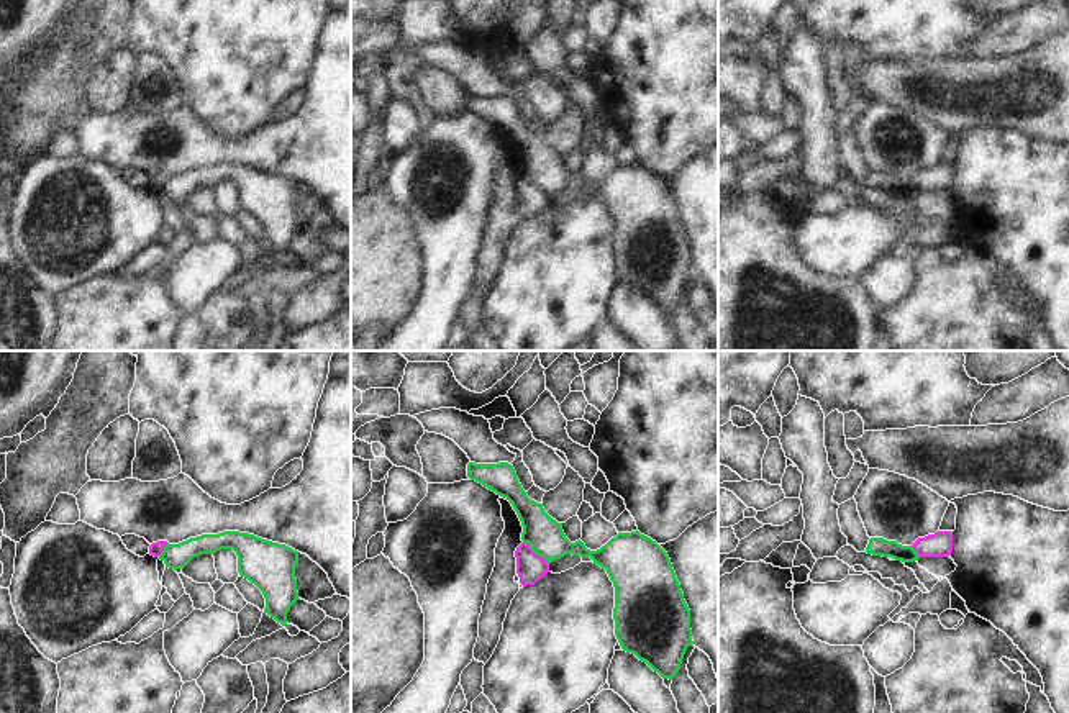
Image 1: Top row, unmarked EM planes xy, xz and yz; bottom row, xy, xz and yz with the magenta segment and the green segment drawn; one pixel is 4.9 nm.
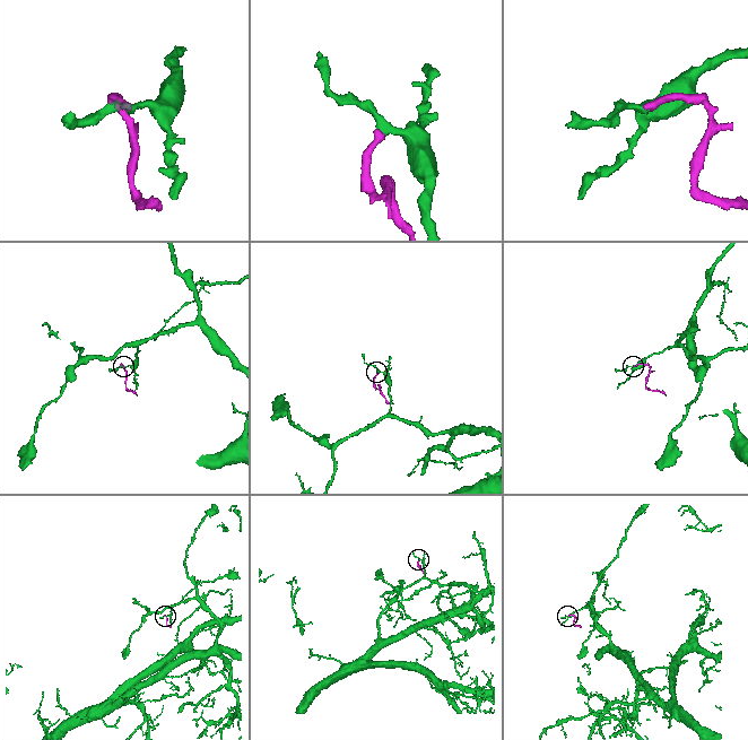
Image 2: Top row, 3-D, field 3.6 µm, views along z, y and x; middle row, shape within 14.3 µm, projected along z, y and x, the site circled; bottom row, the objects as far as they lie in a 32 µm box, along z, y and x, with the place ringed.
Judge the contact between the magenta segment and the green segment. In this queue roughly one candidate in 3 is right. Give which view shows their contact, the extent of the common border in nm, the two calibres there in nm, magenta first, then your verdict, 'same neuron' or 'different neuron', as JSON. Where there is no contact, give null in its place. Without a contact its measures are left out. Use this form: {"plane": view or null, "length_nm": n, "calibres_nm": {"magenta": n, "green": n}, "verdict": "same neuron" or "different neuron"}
{"plane": "xz", "length_nm": 170, "calibres_nm": {"magenta": 140, "green": 180}, "verdict": "different neuron"}

